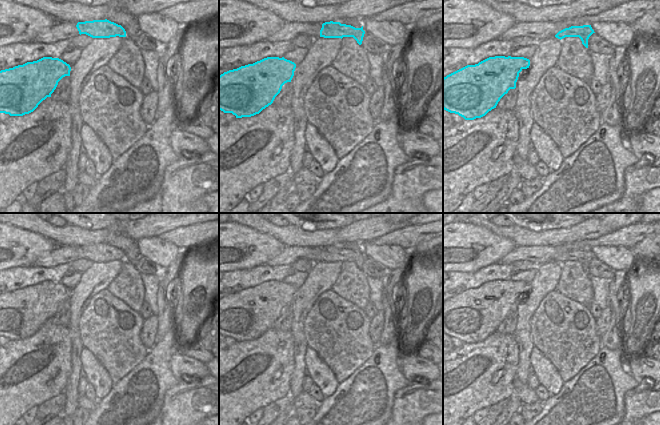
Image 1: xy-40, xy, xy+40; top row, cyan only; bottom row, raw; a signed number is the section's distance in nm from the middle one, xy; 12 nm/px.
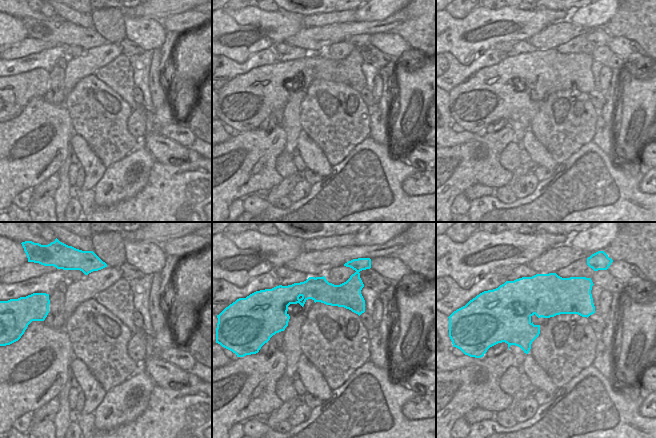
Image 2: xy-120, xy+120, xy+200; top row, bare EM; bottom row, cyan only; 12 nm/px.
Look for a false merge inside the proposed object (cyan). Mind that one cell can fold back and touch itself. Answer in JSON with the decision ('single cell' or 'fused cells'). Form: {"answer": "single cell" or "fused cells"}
{"answer": "fused cells"}

